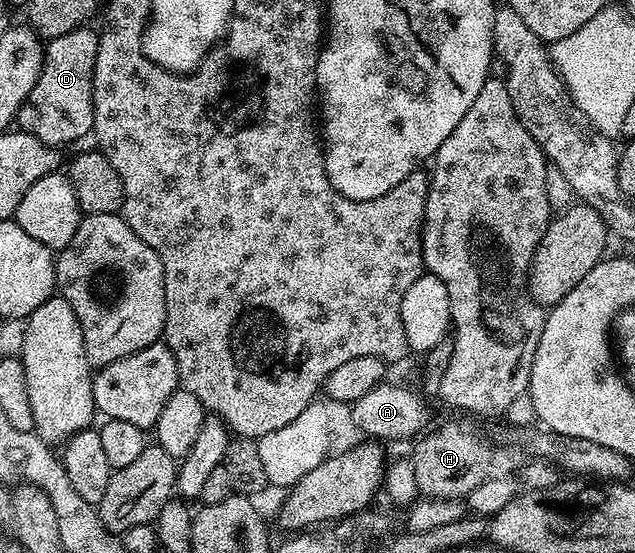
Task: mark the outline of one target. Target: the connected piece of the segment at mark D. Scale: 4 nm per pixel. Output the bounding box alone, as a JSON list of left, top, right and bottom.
[16,25,99,148]

